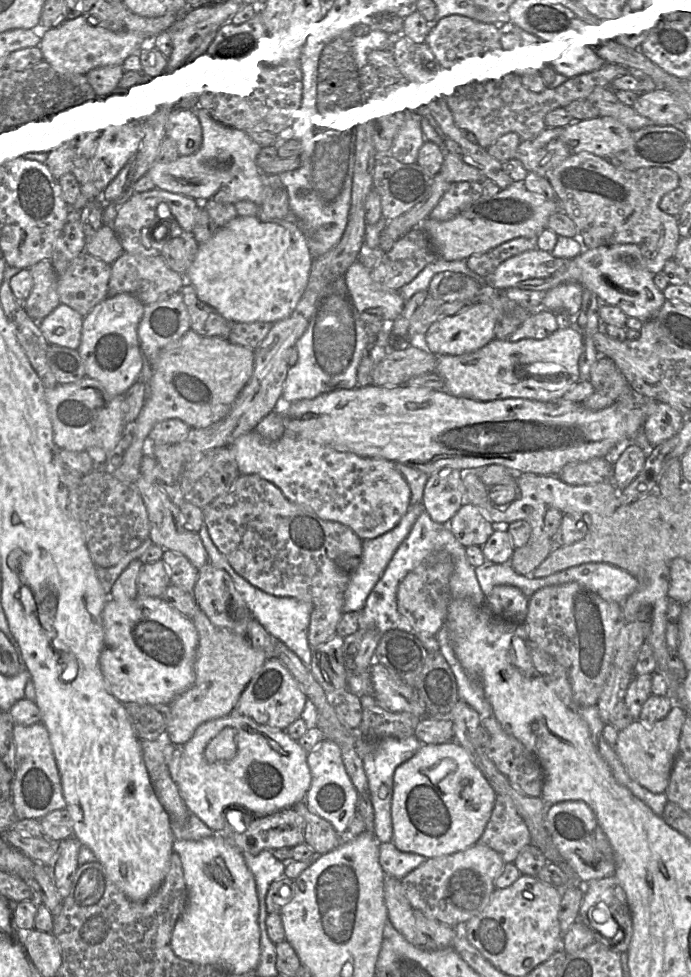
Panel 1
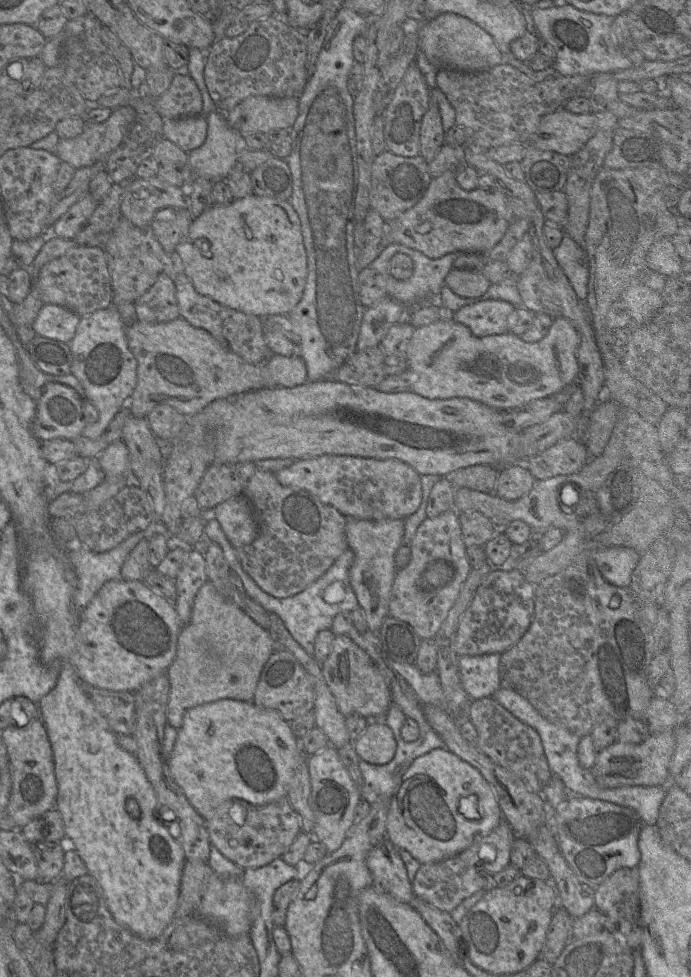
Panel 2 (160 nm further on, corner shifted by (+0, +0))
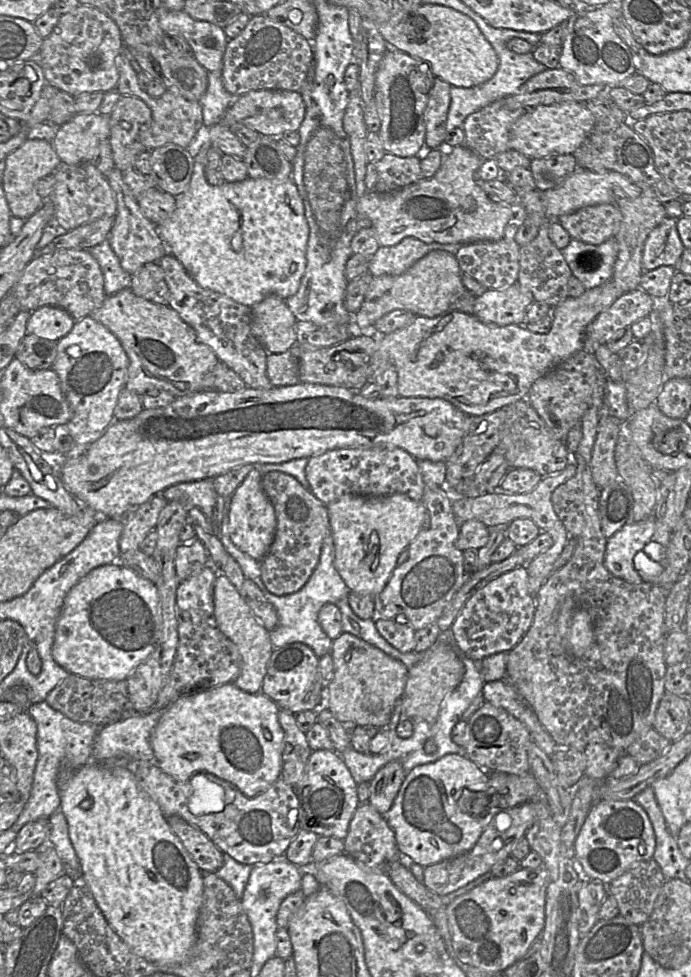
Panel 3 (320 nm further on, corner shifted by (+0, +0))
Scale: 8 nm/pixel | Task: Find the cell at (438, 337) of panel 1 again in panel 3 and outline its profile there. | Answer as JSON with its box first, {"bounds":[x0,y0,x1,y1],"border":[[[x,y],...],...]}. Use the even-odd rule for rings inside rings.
{"bounds":[473,283,533,326],"border":[[[518,283],[499,290],[487,290],[476,297],[473,315],[480,321],[498,326],[523,325],[526,310],[533,302],[531,293]]]}

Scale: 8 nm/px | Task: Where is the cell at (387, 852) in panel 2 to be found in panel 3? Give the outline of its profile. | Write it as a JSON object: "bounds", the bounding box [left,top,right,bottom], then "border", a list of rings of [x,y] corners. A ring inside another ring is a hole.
{"bounds":[344,802,402,870],"border":[[[369,802],[358,805],[344,839],[344,852],[359,864],[380,870],[402,859],[386,816]]]}

